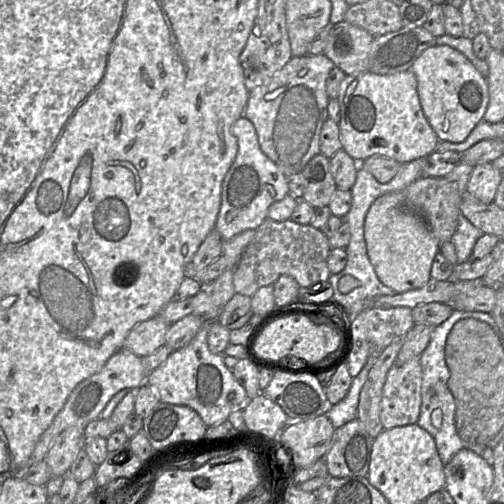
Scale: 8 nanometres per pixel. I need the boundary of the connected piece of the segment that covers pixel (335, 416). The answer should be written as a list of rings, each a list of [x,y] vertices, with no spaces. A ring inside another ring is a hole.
[[[380,353],[370,355],[360,373],[353,378],[347,395],[337,404],[330,406],[330,409],[324,414],[335,429],[357,418],[360,391],[379,355]]]

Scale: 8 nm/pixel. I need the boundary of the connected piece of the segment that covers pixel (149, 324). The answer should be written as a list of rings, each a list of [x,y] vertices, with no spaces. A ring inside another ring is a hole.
[[[157,315],[139,323],[128,334],[123,348],[139,357],[146,357],[165,345],[165,335],[171,324]]]

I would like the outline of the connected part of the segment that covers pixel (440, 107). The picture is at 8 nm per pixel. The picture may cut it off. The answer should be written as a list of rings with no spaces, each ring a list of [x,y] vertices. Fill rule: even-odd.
[[[447,45],[426,49],[411,70],[418,82],[419,100],[426,119],[440,141],[463,142],[482,120],[489,102],[488,83],[471,61]]]

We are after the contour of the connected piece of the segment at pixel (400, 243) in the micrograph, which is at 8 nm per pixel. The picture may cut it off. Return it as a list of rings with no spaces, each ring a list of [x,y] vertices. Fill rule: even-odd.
[[[403,192],[386,193],[373,202],[364,222],[364,239],[369,260],[377,277],[396,293],[419,289],[431,279],[430,271],[433,260],[440,250],[440,242],[420,215],[404,207]]]

